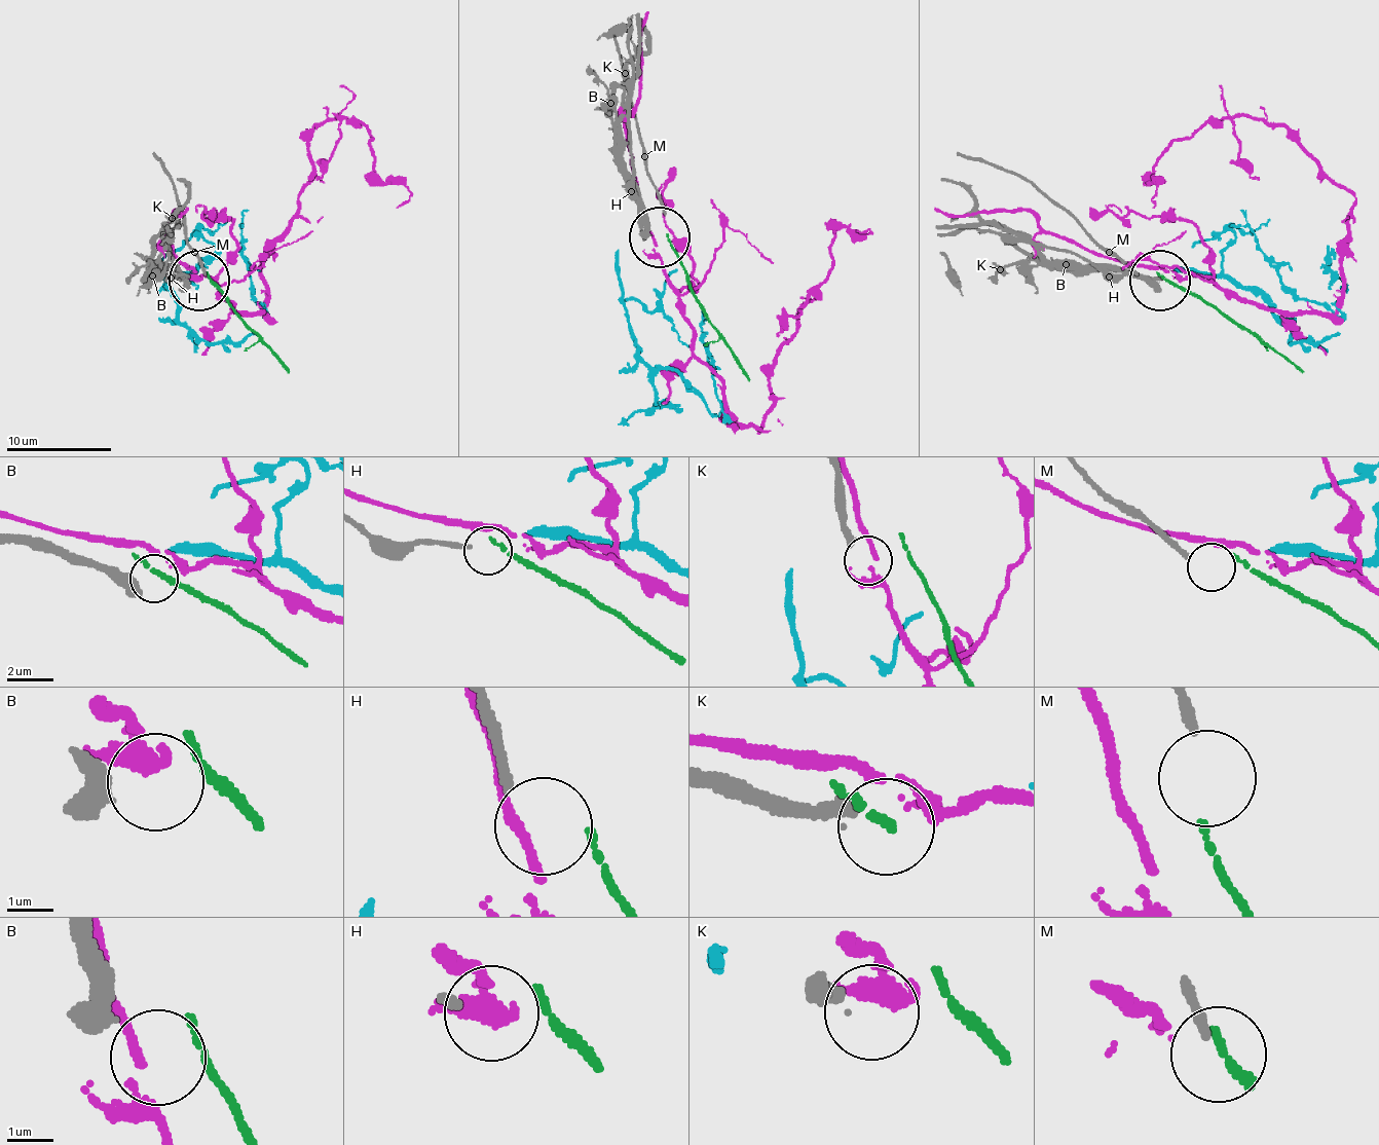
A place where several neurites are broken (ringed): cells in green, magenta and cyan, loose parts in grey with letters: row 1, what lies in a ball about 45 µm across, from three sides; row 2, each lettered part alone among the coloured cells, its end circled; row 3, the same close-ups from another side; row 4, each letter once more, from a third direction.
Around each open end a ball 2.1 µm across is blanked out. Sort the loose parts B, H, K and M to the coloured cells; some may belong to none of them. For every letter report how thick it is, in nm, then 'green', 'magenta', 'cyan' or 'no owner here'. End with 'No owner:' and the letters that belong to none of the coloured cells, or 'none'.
B: 550 nm | no owner here
H: 200 nm | no owner here
K: 280 nm | no owner here
M: 220 nm | no owner here
No owner: B, H, K, M

